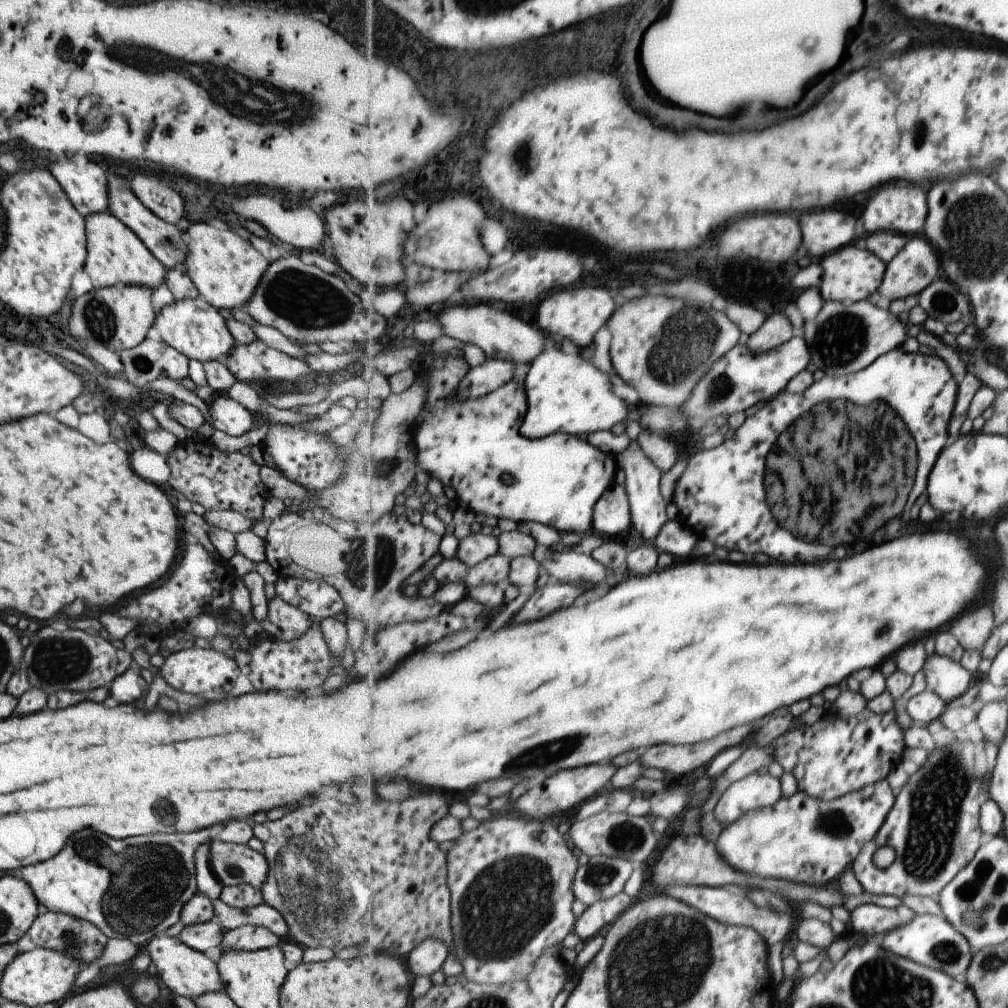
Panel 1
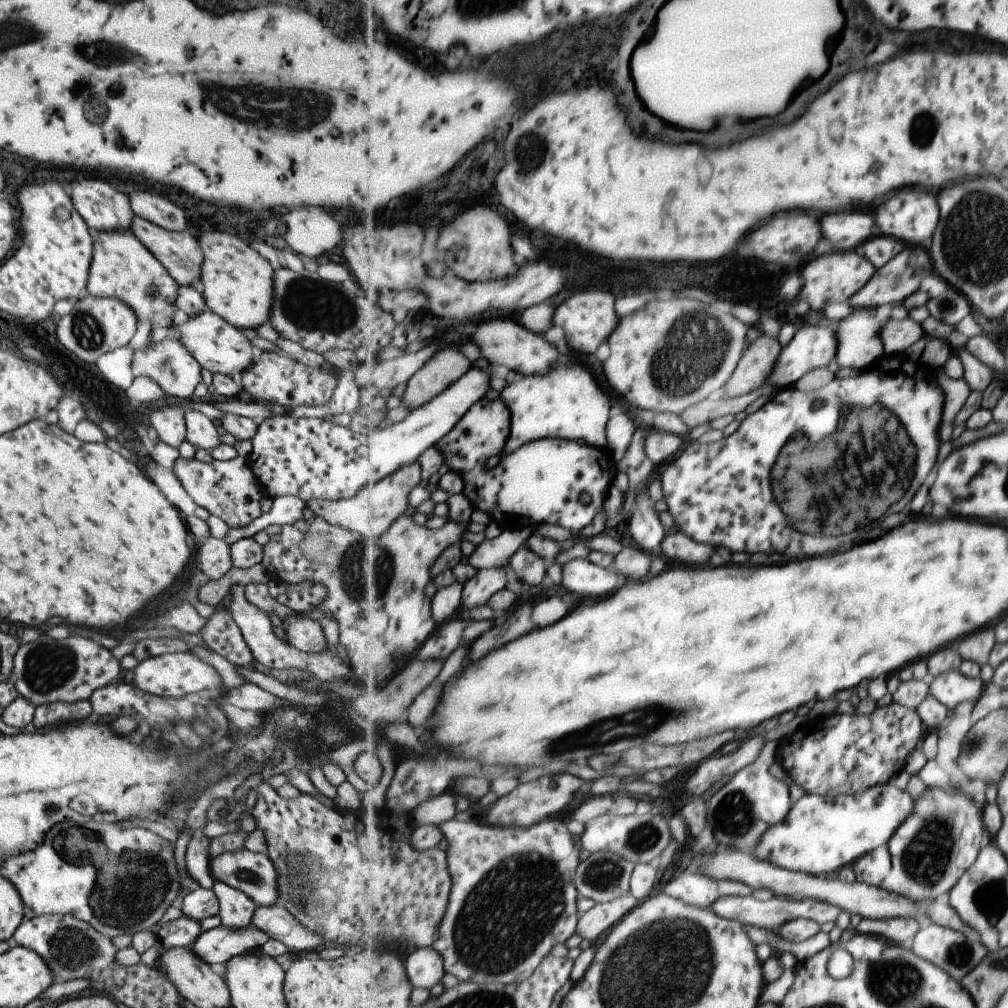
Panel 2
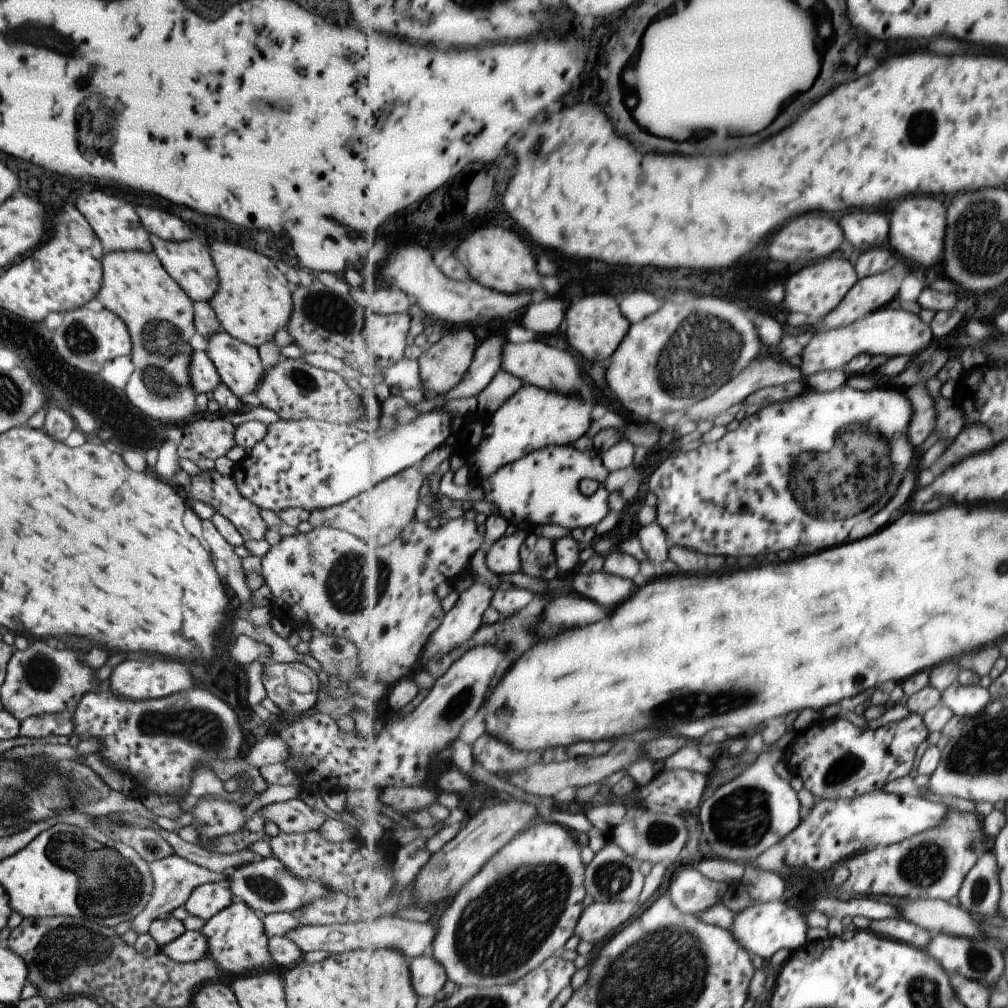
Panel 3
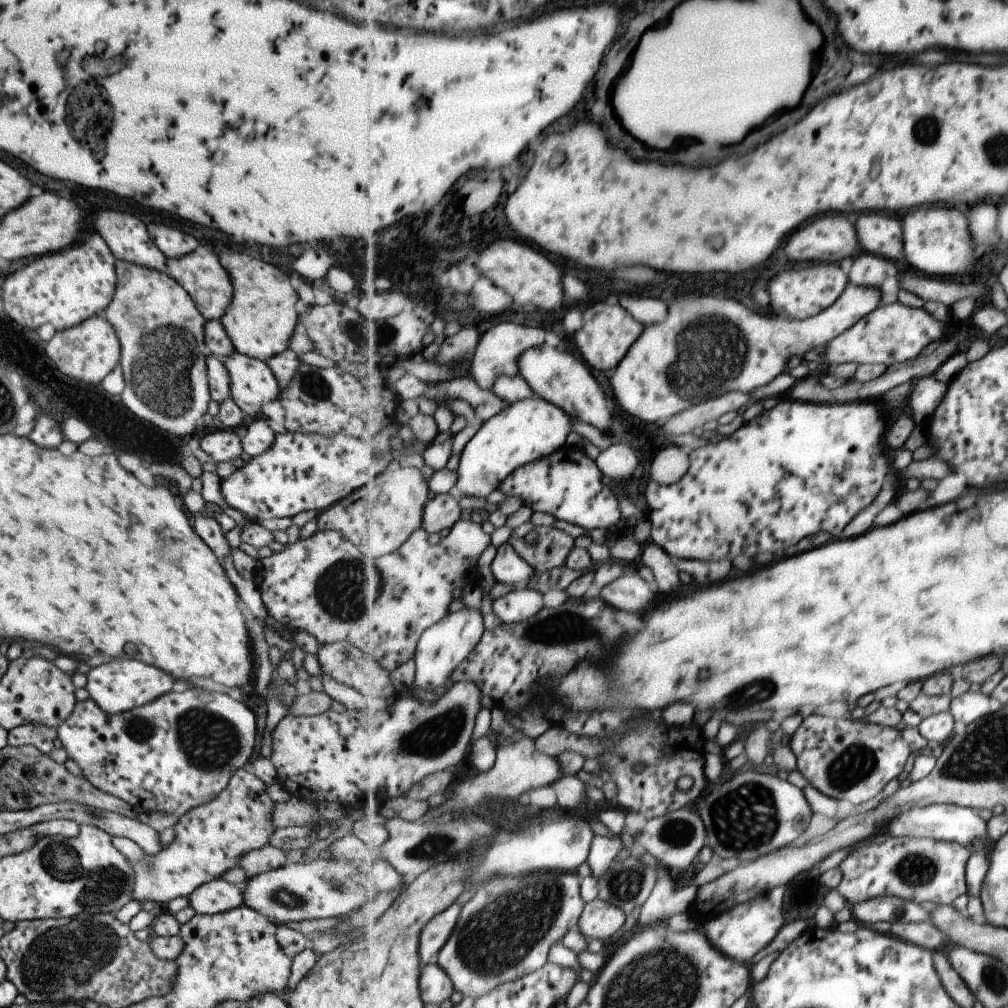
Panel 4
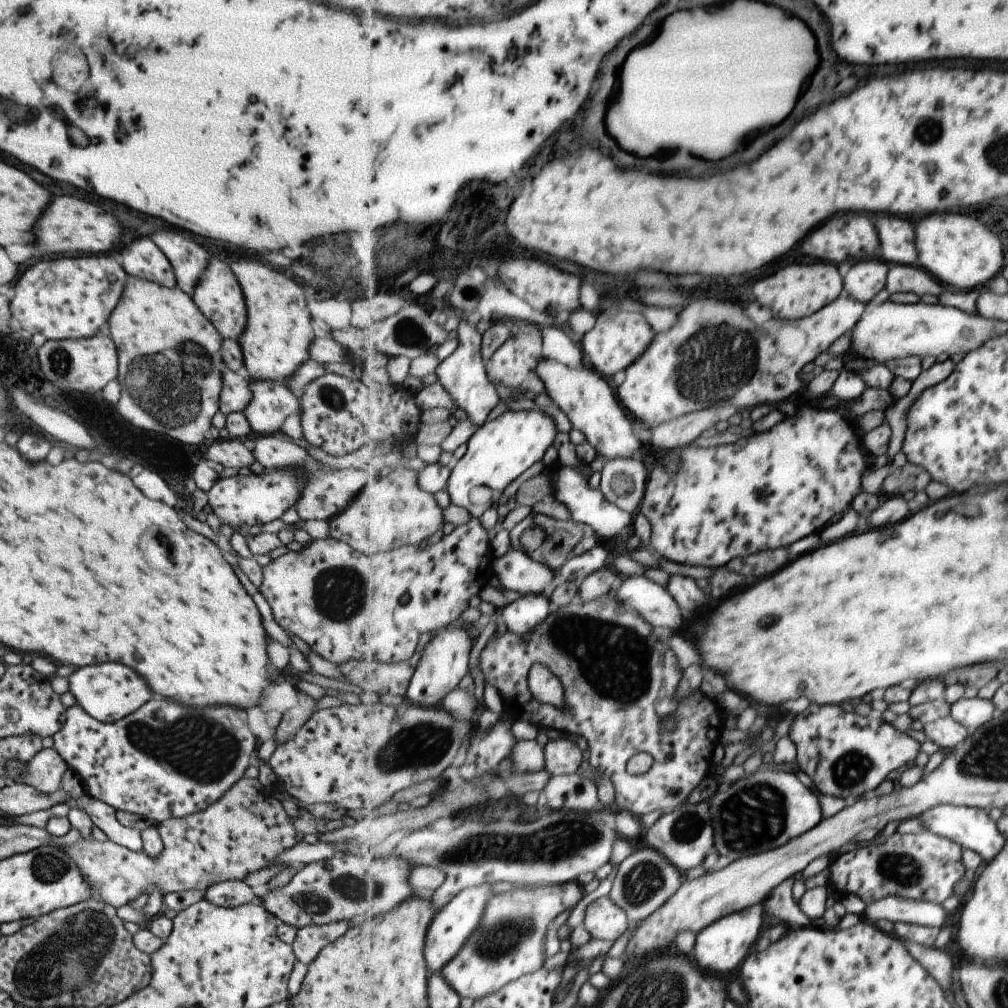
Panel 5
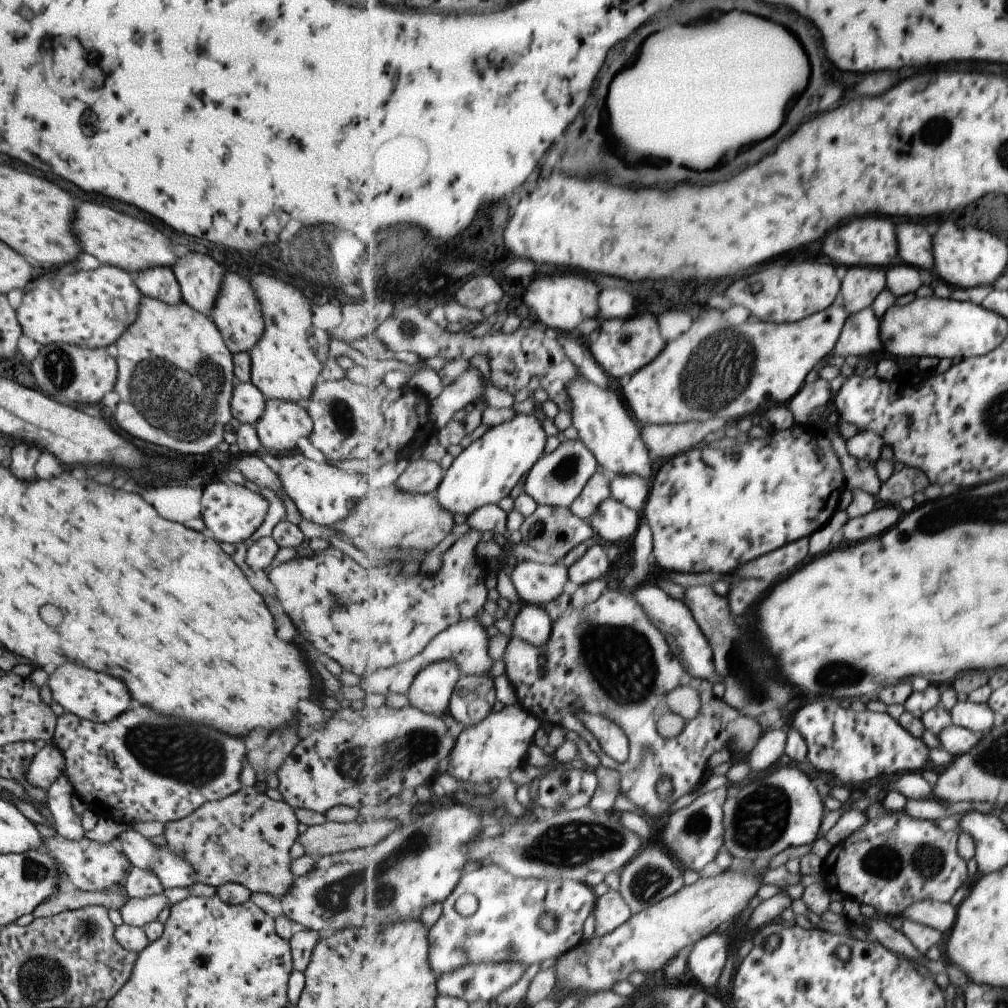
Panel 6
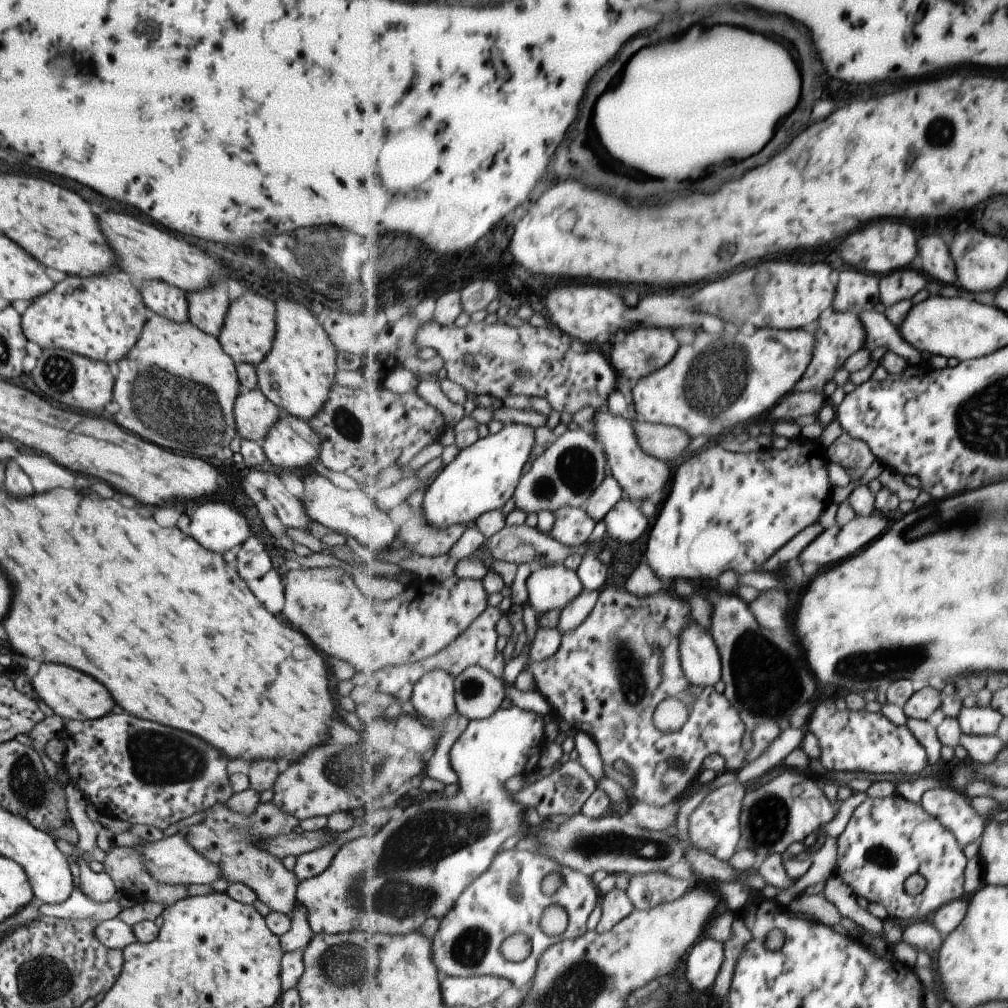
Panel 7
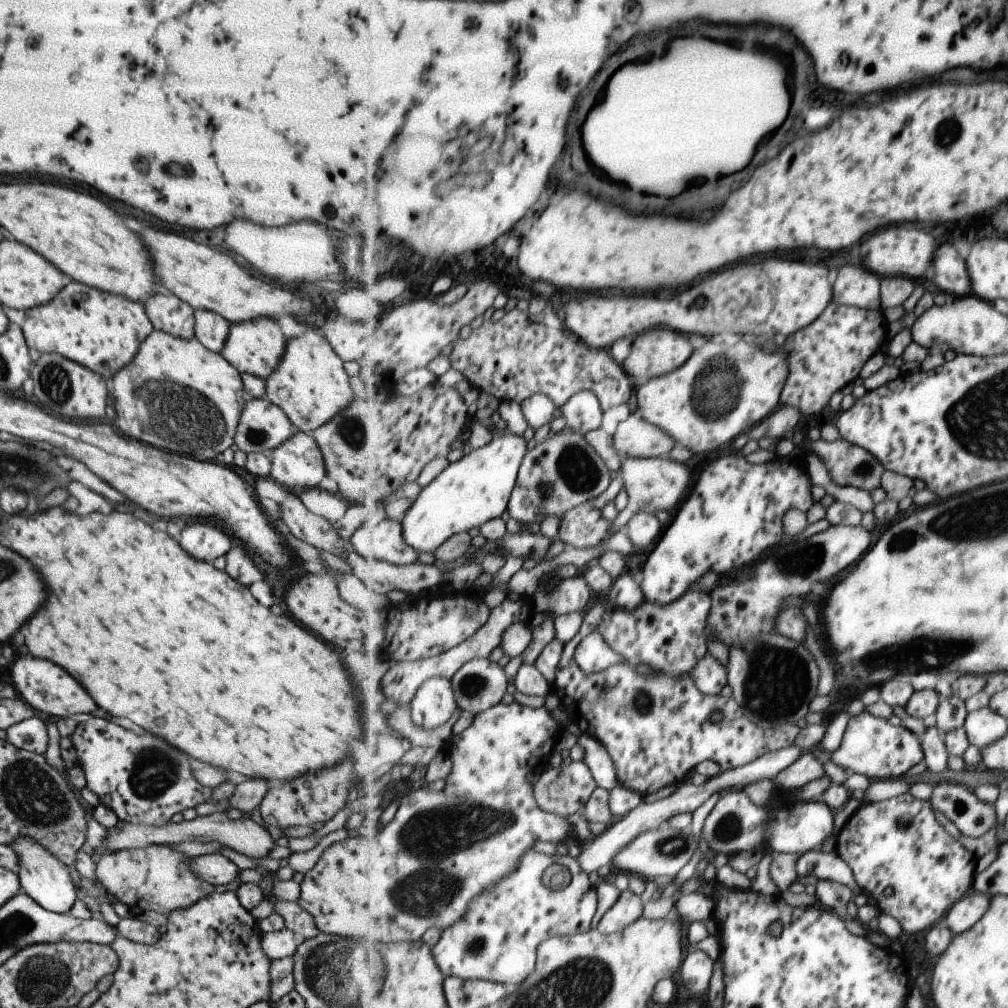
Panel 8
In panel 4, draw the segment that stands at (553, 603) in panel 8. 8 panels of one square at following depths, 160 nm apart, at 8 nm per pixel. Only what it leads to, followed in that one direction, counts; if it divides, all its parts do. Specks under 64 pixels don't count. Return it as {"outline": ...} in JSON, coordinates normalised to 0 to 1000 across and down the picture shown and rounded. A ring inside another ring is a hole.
{"outline":[[[506,538],[494,544],[494,549],[488,558],[488,566],[495,578],[510,579],[511,585],[523,584],[525,575],[533,567]]]}

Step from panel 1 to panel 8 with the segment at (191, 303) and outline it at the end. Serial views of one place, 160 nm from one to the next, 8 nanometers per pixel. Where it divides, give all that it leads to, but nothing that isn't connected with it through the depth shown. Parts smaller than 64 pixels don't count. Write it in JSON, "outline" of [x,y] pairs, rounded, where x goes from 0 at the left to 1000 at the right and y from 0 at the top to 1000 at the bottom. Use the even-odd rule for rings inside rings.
{"outline":[[[293,428],[287,437],[269,446],[267,473],[284,488],[314,484],[322,471],[320,454],[309,433]]]}

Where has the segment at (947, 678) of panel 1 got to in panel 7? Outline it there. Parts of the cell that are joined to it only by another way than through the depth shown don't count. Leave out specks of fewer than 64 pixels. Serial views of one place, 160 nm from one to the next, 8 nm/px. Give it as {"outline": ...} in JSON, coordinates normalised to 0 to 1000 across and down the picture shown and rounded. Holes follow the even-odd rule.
{"outline":[[[956,701],[951,708],[953,723],[959,729],[987,730],[991,724],[991,718],[995,714],[995,708],[991,704],[979,701]]]}

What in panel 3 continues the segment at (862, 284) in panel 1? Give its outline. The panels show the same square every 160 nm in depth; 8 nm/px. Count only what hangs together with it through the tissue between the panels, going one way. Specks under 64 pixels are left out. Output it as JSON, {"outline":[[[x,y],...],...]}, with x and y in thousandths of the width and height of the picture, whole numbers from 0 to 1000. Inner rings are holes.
{"outline":[[[826,252],[815,260],[796,266],[791,272],[781,277],[780,298],[778,299],[785,310],[796,311],[802,320],[809,322],[815,318],[822,311],[830,306],[841,294],[841,290],[854,276],[849,263],[834,252]]]}

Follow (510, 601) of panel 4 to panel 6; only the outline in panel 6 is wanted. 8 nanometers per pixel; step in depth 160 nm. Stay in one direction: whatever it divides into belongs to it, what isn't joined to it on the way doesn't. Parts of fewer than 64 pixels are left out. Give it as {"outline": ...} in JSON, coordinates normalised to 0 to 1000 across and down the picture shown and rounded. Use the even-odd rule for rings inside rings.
{"outline":[[[518,599],[509,614],[507,631],[536,642],[545,637],[549,618],[548,611],[541,601]]]}

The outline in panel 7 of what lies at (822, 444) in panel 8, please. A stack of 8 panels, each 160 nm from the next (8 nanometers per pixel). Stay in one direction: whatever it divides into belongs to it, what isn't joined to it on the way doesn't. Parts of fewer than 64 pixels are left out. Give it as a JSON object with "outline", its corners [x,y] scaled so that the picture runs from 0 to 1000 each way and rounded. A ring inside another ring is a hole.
{"outline":[[[841,430],[828,437],[828,440],[821,446],[821,451],[823,456],[830,457],[838,466],[848,466],[854,471],[869,456],[860,438],[846,435]]]}

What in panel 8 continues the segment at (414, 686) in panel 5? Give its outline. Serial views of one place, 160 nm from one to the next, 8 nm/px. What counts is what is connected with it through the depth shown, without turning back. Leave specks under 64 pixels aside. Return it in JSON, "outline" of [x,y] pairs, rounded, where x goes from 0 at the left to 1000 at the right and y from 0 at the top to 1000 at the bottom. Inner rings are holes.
{"outline":[[[428,673],[419,679],[407,699],[410,717],[419,723],[441,720],[457,704],[451,688],[443,673]]]}

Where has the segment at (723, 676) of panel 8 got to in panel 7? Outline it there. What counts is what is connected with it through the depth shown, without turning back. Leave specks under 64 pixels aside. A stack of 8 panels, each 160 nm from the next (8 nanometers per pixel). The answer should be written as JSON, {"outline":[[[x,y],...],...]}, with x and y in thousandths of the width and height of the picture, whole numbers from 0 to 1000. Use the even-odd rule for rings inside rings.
{"outline":[[[688,617],[676,627],[676,660],[684,679],[707,683],[716,675],[717,662],[707,631]]]}

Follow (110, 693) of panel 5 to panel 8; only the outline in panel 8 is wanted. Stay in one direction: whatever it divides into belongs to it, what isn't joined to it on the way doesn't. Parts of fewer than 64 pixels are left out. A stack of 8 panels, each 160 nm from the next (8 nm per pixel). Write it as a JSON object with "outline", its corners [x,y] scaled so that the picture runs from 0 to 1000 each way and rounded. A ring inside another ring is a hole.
{"outline":[[[19,651],[19,653],[13,653],[13,658],[8,663],[13,685],[25,698],[33,702],[33,705],[43,706],[43,708],[57,712],[66,712],[74,708],[88,710],[96,704],[94,696],[86,690],[86,687],[64,665],[61,665],[59,661],[47,655]]]}

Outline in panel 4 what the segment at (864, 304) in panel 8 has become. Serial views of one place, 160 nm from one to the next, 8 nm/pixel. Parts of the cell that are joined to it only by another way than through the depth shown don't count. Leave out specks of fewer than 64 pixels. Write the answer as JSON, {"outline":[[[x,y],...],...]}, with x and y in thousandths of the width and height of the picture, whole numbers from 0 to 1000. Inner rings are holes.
{"outline":[[[857,250],[845,262],[843,282],[861,285],[872,285],[882,274],[892,275],[892,266],[884,257]]]}

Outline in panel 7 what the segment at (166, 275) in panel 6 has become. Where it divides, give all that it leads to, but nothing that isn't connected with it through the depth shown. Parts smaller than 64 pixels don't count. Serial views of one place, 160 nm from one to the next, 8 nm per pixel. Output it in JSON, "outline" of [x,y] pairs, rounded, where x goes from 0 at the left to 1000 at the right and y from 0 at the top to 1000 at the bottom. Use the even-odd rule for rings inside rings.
{"outline":[[[146,278],[140,282],[138,290],[148,312],[156,312],[178,321],[187,318],[185,292],[178,286],[160,278]]]}

